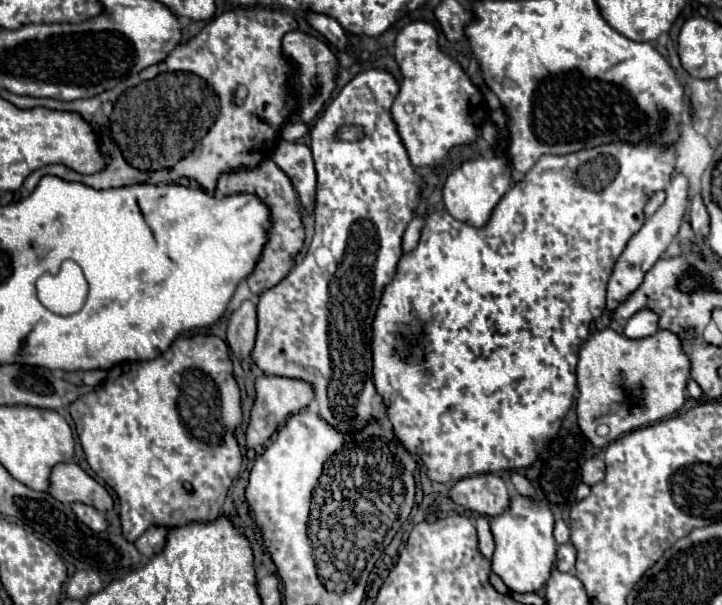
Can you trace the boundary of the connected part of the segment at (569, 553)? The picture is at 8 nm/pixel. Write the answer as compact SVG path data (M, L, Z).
M572 543L558 545L558 571L574 571L574 561L576 561L576 547Z

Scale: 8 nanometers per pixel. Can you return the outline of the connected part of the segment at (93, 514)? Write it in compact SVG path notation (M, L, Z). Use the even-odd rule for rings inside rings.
M74 503L74 505L72 505L72 511L74 511L76 517L78 517L84 525L88 525L92 531L106 531L106 529L108 529L106 517L104 517L100 511L96 511L94 507L82 505L82 503Z

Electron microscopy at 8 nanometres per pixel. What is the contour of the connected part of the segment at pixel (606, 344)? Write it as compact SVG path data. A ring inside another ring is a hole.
M604 329L582 343L576 373L580 391L576 401L578 427L594 447L602 449L620 435L670 417L682 407L686 401L690 361L682 351L678 335L672 331L658 331L644 339L628 339L612 329ZM600 423L610 427L610 439L596 435Z

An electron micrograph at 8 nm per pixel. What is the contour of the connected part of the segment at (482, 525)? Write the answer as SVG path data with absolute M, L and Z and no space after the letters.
M480 515L476 519L476 529L478 529L478 547L480 547L480 553L490 559L492 553L494 553L494 539L492 539L492 531L490 531L490 523L488 523L488 517Z

